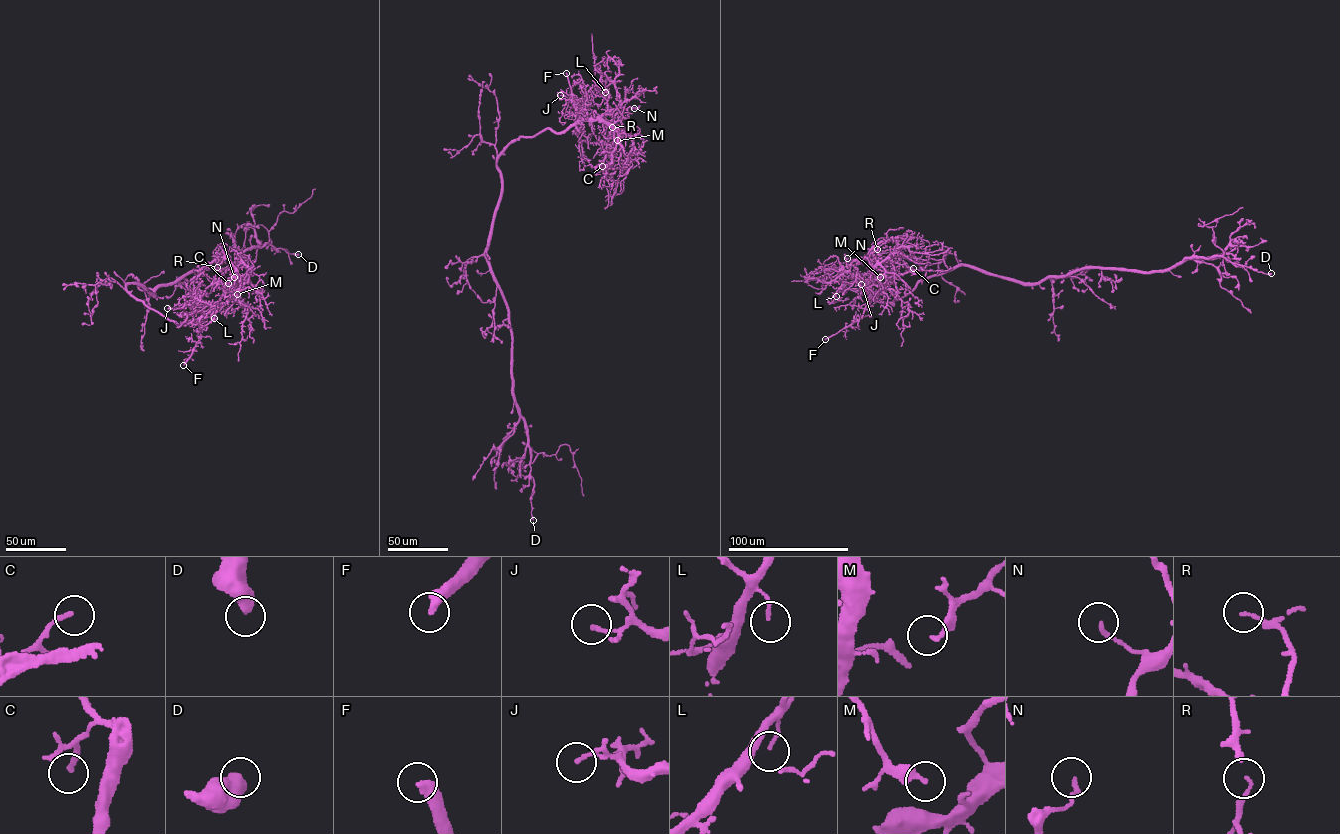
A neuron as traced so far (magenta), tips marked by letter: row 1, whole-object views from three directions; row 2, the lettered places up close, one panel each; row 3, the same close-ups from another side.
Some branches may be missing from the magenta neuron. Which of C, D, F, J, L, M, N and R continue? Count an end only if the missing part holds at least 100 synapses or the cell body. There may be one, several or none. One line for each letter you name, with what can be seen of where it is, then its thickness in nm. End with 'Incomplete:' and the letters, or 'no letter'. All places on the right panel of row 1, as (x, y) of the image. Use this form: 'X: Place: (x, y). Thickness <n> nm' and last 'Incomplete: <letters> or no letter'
F: Place: (825, 339). Thickness 400 nm
Incomplete: F

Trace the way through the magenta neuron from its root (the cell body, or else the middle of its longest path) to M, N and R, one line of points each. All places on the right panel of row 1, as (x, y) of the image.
M: (1013, 281), (968, 266), (954, 266), (922, 279), (893, 304), (879, 302), (866, 290), (872, 273), (880, 277)
N: (1013, 281), (954, 266), (922, 279), (893, 304), (884, 303), (858, 283), (850, 264), (846, 266), (847, 258)
R: (1013, 281), (954, 266), (922, 279), (893, 304), (882, 303), (865, 287), (870, 253), (880, 255), (877, 249)

